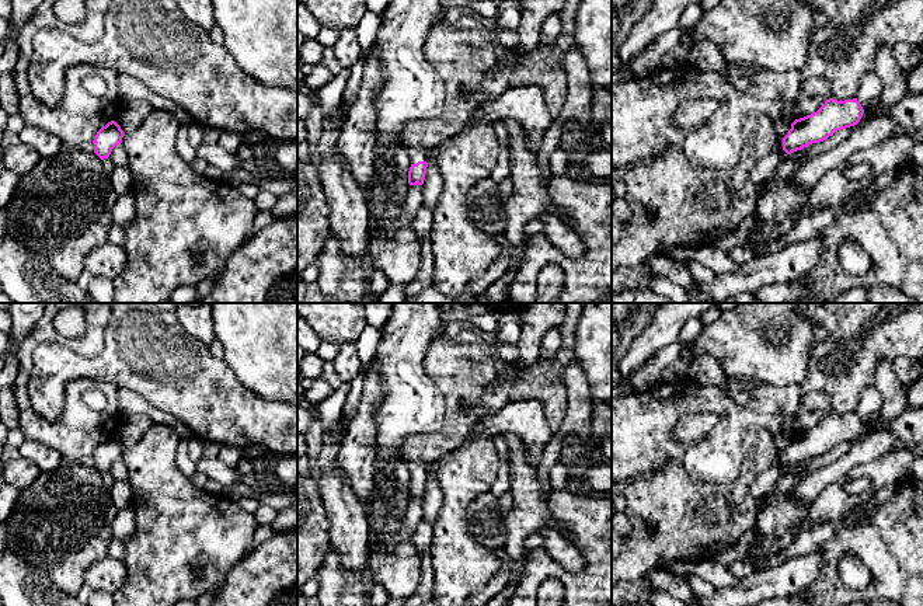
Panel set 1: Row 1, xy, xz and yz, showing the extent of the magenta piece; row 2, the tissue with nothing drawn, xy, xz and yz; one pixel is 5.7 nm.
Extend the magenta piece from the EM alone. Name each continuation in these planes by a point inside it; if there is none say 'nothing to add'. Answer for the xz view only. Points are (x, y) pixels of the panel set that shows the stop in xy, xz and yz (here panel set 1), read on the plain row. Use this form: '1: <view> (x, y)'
1: xz (417, 469)

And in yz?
1: yz (763, 484)

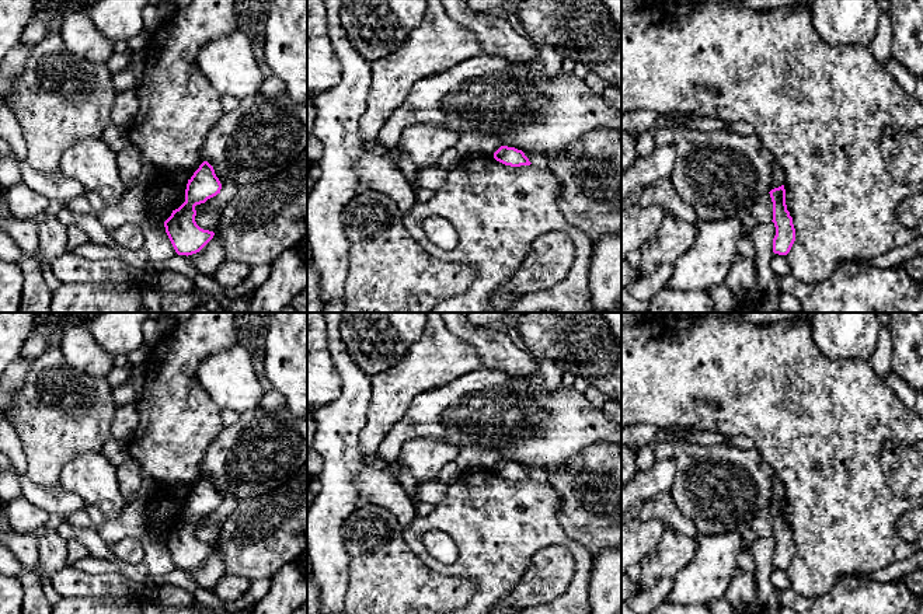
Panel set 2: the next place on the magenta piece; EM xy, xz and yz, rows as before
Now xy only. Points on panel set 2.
nothing to add

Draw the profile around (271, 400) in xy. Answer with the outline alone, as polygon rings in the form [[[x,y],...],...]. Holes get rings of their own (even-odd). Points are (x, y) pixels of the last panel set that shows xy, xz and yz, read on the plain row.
[[[274,388],[264,393],[260,404],[260,407],[265,409],[279,409],[283,408],[285,405],[286,400]]]

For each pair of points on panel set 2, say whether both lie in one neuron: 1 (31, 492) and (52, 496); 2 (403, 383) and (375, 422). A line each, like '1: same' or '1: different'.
1: same
2: same

